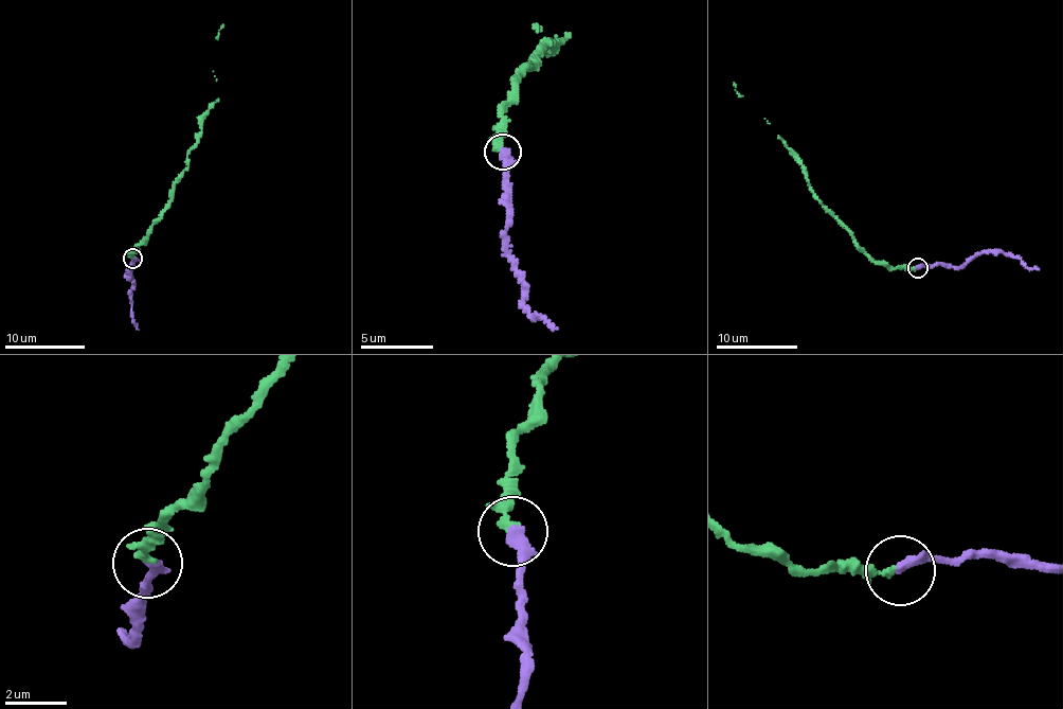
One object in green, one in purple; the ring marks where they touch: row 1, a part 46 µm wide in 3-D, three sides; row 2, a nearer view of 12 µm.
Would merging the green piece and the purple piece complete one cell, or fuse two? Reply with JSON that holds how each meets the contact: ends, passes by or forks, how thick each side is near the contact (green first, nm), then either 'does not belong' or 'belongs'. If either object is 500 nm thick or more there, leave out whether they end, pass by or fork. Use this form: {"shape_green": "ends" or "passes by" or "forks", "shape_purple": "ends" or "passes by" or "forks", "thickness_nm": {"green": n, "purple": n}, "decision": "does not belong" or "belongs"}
{"shape_green": "ends", "shape_purple": "ends", "thickness_nm": {"green": 260, "purple": 380}, "decision": "belongs"}

